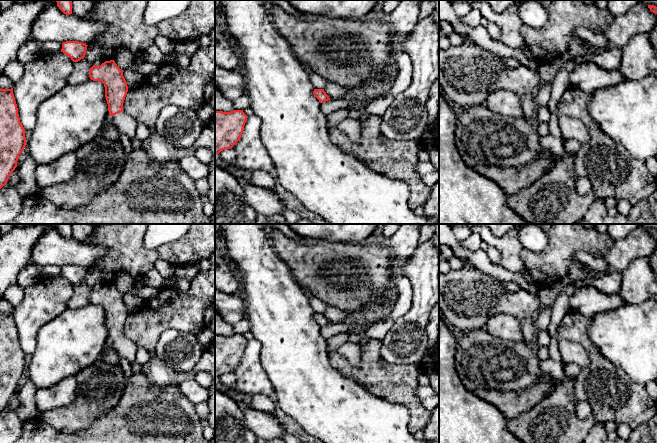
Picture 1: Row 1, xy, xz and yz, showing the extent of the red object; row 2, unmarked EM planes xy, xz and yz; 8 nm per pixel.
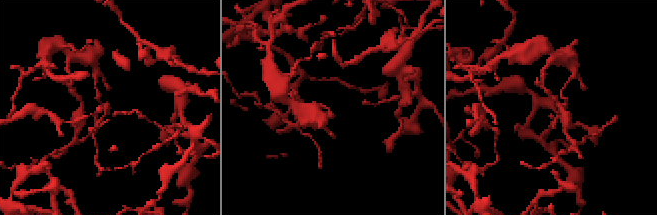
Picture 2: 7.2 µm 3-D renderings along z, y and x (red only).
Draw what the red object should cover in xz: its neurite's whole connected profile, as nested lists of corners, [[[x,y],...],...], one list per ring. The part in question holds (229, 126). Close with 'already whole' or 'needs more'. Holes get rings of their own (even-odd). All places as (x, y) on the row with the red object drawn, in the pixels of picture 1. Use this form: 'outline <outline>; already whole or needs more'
outline [[[243,110],[215,111],[215,154],[231,149],[240,140],[247,118]]]; already whole

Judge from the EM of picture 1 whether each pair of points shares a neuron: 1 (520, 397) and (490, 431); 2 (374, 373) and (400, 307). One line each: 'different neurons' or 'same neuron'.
1: different neurons
2: different neurons

